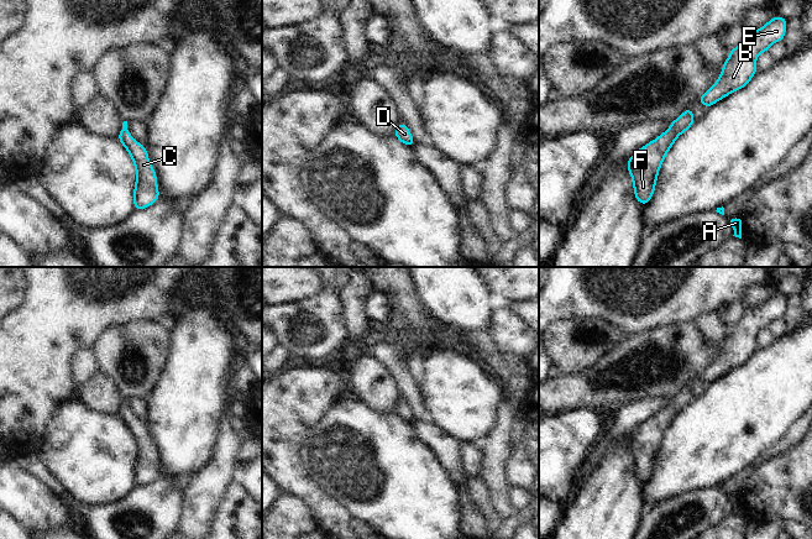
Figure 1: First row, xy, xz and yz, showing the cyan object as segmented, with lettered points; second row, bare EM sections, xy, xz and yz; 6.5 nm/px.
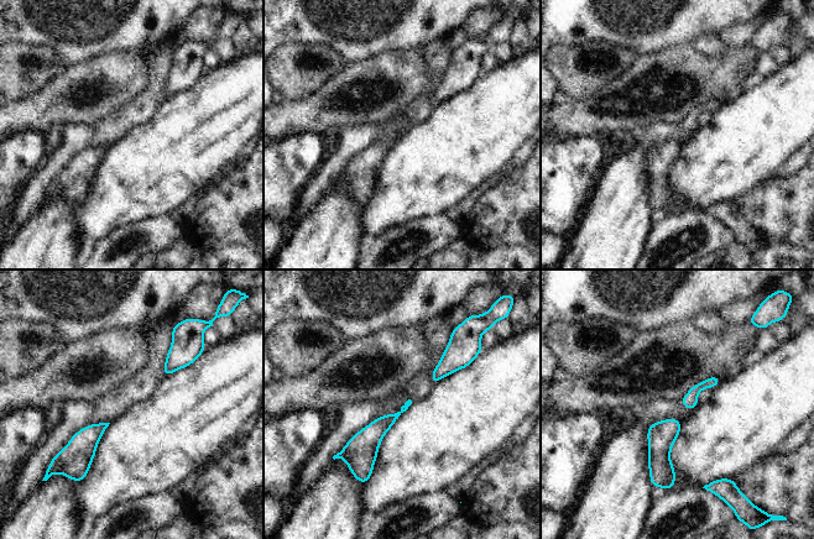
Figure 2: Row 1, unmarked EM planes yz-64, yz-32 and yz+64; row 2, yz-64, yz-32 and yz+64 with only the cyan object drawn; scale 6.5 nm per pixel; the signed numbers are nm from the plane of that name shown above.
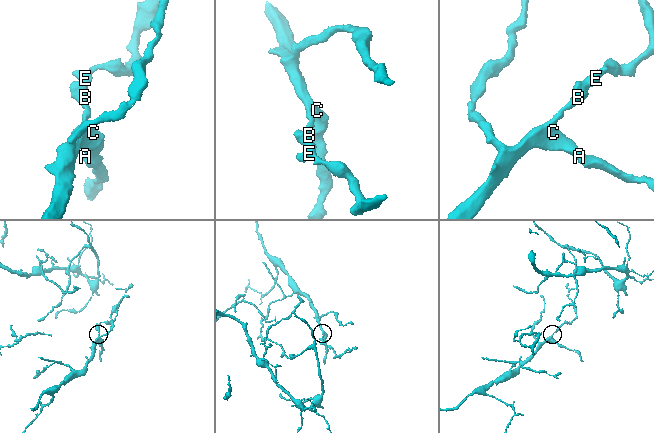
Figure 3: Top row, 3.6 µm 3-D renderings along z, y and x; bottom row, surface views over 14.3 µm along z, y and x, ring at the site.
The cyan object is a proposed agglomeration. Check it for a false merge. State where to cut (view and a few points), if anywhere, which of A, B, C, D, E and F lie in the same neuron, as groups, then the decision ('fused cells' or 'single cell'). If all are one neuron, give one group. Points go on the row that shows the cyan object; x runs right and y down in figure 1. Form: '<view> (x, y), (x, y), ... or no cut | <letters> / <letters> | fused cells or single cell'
no cut | A B C D E F | single cell

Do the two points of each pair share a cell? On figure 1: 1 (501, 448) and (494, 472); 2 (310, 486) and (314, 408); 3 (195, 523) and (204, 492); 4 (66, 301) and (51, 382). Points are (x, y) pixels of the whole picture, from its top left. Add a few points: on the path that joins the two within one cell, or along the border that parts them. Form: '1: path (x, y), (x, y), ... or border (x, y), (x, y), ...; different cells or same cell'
1: path (494, 454), (494, 466); same cell
2: path (289, 469), (289, 429), (293, 425); same cell
3: path (197, 516), (200, 500); same cell
4: path (53, 320), (51, 323), (51, 362); same cell

